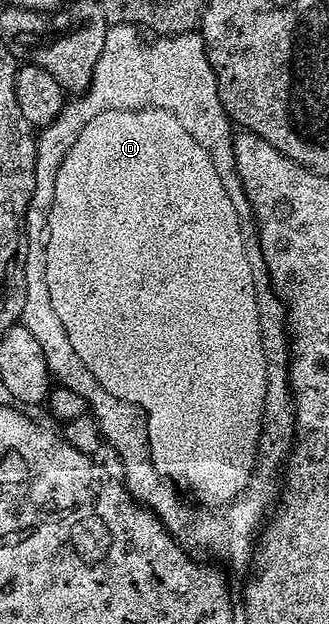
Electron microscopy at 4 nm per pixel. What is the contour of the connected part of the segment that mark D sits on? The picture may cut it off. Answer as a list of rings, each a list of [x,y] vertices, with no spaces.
[[[112,24],[104,39],[103,53],[96,62],[95,73],[88,90],[77,101],[68,100],[59,117],[38,134],[37,137],[37,164],[35,165],[35,189],[29,202],[29,208],[25,214],[25,240],[27,241],[27,253],[25,254],[25,301],[22,324],[28,329],[35,341],[45,354],[45,361],[50,372],[59,378],[60,386],[71,388],[79,393],[86,401],[88,410],[93,411],[97,418],[97,427],[101,435],[121,454],[121,467],[125,470],[123,482],[129,488],[129,494],[143,507],[156,513],[159,521],[171,532],[174,539],[186,549],[193,547],[205,547],[208,543],[221,543],[225,550],[225,559],[233,567],[248,568],[251,563],[251,552],[255,547],[255,536],[266,518],[267,512],[274,506],[279,495],[279,472],[283,461],[285,443],[289,440],[289,423],[293,419],[291,410],[291,392],[289,389],[289,339],[287,338],[287,312],[280,299],[273,291],[273,285],[269,282],[269,270],[265,264],[265,258],[261,252],[261,243],[257,239],[257,224],[246,199],[246,193],[242,189],[241,179],[238,177],[237,166],[234,163],[233,151],[233,125],[219,101],[218,83],[214,70],[211,69],[209,58],[206,55],[205,43],[200,32],[185,32],[173,36],[158,36],[155,41],[143,43],[137,33],[138,28],[132,24]]]

